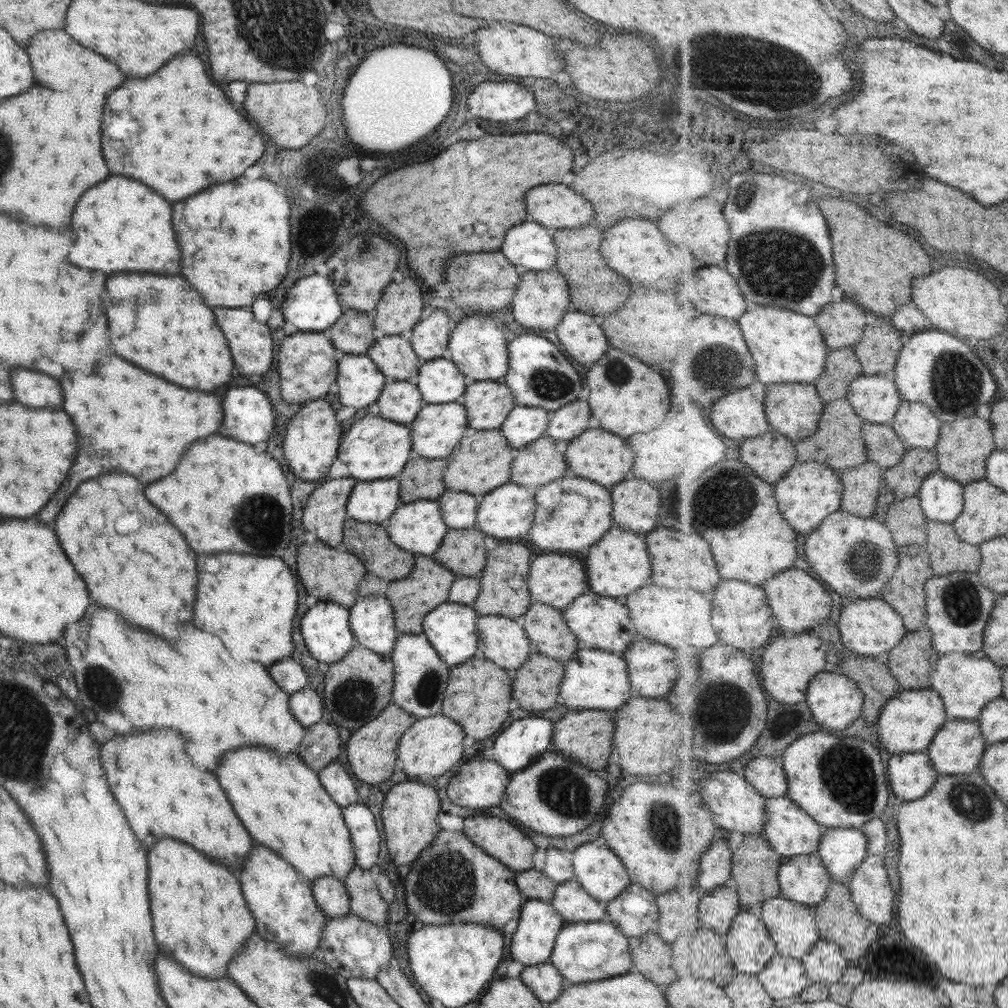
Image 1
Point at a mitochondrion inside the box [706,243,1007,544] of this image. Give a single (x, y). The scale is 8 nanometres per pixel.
(957, 385)

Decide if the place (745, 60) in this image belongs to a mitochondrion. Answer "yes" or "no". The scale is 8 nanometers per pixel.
yes

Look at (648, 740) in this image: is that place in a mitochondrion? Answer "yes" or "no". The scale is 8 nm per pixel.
no

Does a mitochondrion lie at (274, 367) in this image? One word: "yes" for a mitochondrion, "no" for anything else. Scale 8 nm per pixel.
no

